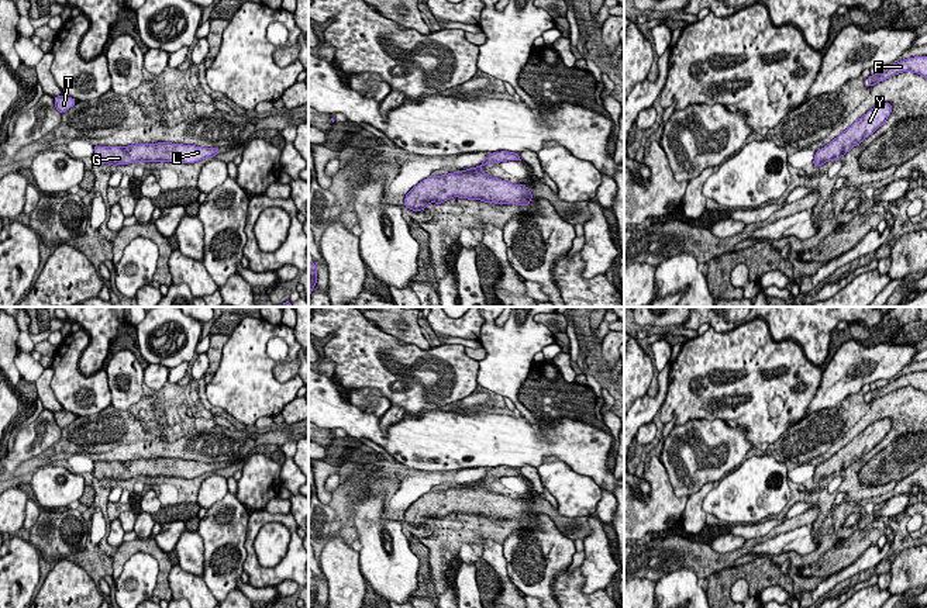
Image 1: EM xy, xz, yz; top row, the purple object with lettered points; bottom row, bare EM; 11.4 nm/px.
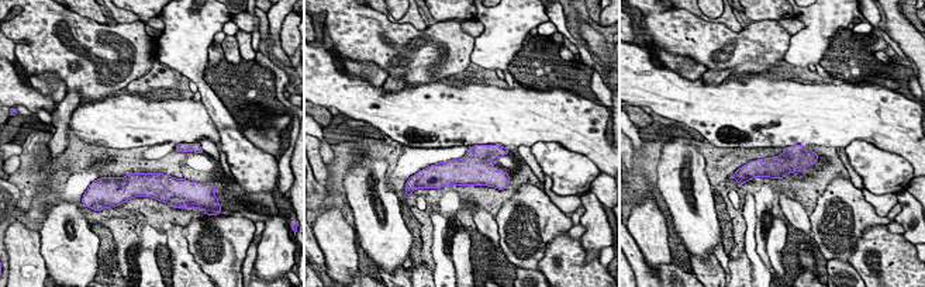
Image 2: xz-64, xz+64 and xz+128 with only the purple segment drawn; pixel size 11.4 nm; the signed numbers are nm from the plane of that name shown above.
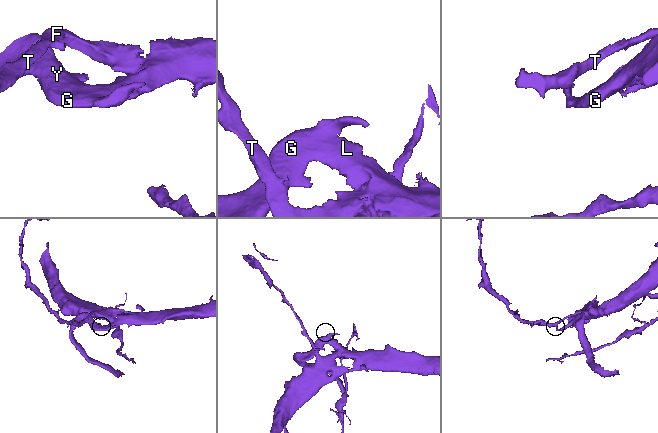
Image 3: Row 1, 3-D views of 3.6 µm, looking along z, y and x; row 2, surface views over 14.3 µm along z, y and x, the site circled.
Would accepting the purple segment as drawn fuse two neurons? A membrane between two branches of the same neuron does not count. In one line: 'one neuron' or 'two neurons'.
one neuron

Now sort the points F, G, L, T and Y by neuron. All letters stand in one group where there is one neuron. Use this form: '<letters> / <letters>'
F G L T Y

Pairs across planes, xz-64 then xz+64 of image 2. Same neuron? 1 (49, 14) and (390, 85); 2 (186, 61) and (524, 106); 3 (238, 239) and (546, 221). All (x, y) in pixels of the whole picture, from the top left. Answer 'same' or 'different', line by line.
1: different
2: different
3: same

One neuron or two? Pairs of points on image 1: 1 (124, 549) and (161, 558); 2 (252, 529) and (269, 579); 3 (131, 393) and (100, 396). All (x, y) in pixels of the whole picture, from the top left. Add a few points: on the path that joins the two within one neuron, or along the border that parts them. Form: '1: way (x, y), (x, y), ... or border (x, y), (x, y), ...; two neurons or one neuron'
1: way (133, 546), (150, 546), (152, 549); one neuron
2: way (250, 542), (251, 563), (257, 569); one neuron
3: border (104, 369), (112, 403); two neurons

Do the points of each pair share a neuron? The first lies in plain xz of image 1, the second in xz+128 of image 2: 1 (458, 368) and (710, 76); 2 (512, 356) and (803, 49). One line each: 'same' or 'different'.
1: different
2: same

